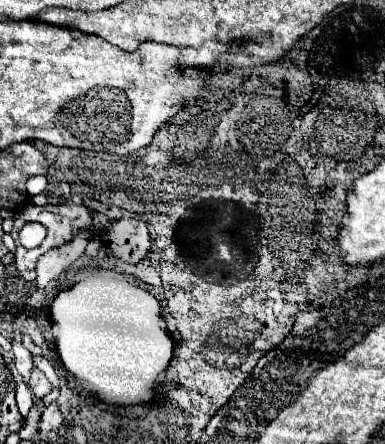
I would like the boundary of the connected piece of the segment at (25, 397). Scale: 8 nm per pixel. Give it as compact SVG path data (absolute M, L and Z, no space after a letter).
M18 383L18 387L16 387L16 401L18 401L20 413L26 417L30 407L32 407L32 403L34 403L34 395L32 395L32 391L24 383Z

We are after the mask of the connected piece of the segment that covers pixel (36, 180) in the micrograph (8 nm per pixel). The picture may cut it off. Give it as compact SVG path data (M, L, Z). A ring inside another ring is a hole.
M30 177L28 183L26 183L26 189L28 189L28 195L38 195L44 191L44 187L48 185L48 179L46 177Z

